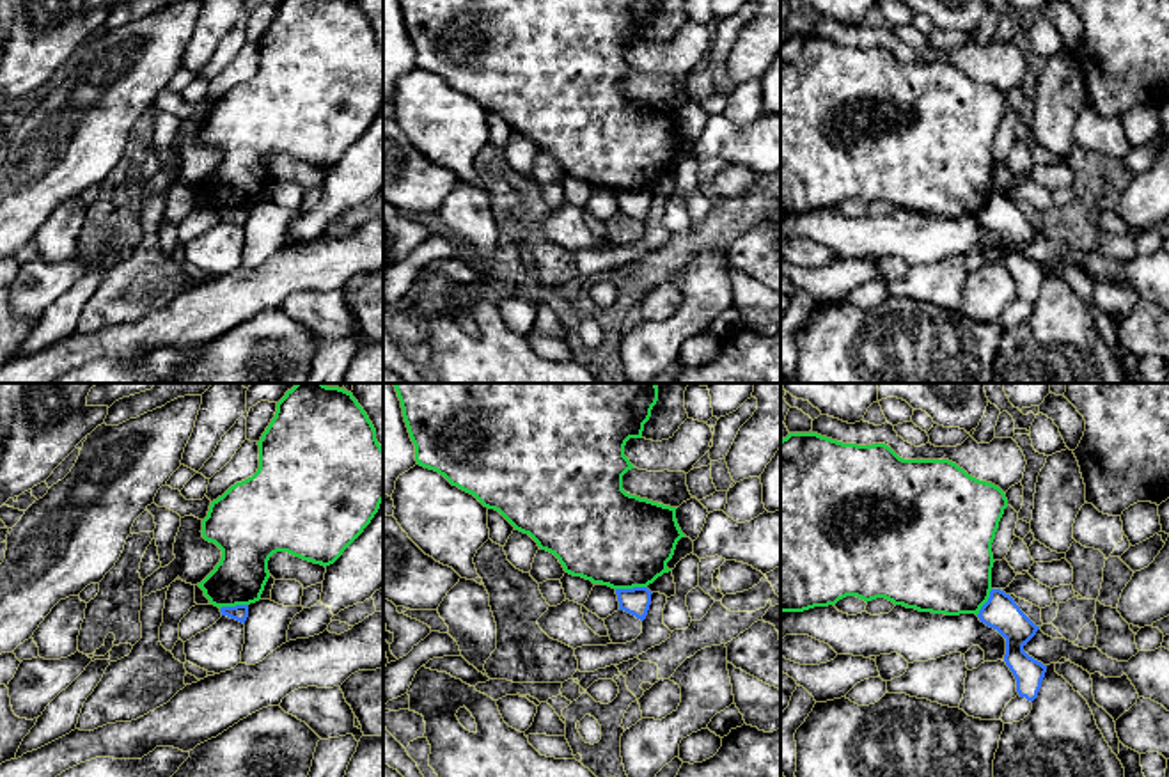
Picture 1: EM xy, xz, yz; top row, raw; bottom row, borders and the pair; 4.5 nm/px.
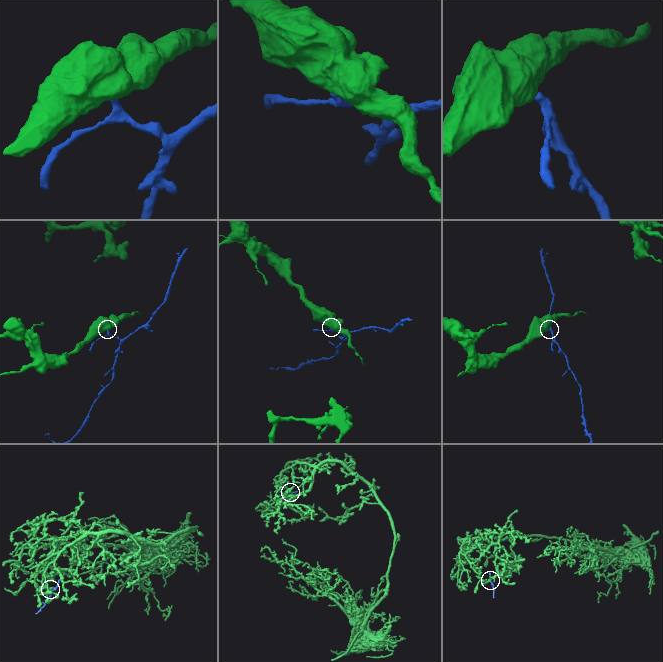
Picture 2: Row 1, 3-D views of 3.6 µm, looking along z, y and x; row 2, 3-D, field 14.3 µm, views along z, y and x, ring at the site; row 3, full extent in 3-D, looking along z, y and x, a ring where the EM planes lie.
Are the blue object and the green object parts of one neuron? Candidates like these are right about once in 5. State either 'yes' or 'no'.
no

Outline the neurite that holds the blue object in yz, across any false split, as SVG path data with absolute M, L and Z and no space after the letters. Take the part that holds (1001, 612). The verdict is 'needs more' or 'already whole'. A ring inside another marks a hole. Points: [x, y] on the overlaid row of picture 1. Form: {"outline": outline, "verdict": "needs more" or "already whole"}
{"outline": "M1000 589L990 591L990 598L981 607L977 617L1006 639L1004 662L1016 679L1016 692L1032 702L1041 688L1047 665L1029 656L1024 646L1036 635L1040 626Z", "verdict": "already whole"}

